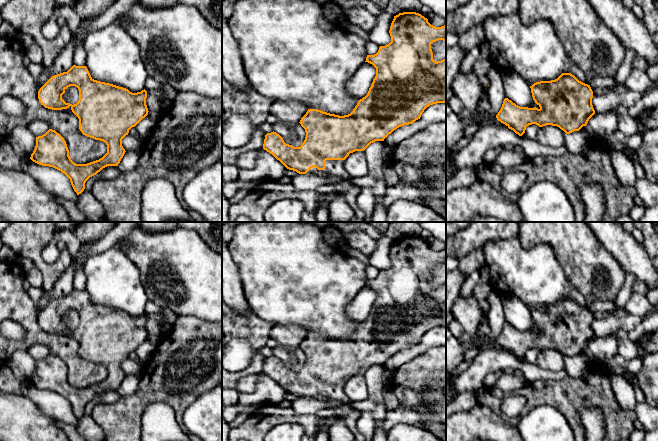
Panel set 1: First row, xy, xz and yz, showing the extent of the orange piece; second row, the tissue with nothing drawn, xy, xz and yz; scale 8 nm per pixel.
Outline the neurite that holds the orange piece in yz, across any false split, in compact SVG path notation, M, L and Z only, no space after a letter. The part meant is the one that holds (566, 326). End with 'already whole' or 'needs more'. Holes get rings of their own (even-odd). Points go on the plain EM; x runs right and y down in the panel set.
M562 297L555 304L536 306L530 312L539 333L520 331L505 322L496 339L498 345L519 360L532 348L557 350L570 358L586 350L595 338L590 309L579 305L571 297Z | already whole

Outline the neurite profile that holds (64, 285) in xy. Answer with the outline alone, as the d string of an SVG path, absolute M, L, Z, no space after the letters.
M83 250L78 251L74 259L71 260L70 266L57 279L53 289L50 292L45 292L43 297L35 303L37 316L52 300L67 296L74 289L75 266L79 264L83 267L87 258Z

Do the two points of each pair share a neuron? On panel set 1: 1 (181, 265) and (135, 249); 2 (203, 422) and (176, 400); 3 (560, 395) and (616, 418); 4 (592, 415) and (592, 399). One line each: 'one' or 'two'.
1: one
2: two
3: one
4: two

